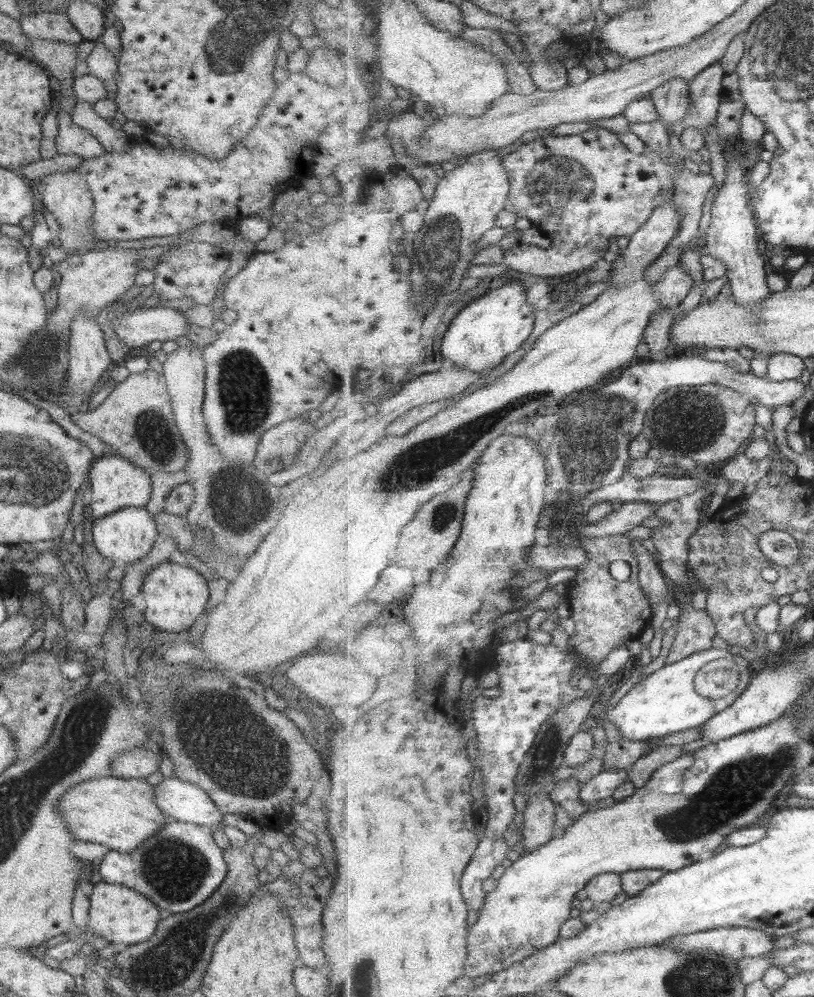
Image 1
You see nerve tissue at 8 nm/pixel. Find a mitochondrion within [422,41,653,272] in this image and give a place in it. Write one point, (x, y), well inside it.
(563, 182)

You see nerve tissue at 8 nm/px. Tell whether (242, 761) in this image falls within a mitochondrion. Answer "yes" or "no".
yes

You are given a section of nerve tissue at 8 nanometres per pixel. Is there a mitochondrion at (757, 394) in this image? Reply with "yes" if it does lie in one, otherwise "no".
no

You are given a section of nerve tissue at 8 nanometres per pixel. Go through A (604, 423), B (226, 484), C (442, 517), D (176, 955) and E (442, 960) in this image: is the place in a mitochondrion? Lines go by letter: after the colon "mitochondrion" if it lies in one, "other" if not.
A: mitochondrion
B: mitochondrion
C: mitochondrion
D: mitochondrion
E: other

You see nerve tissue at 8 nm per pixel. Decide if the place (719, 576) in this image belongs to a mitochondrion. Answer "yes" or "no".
yes

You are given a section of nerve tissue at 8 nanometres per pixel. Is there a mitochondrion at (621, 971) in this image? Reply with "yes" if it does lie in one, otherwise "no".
no

